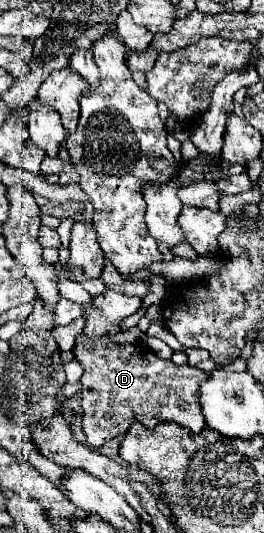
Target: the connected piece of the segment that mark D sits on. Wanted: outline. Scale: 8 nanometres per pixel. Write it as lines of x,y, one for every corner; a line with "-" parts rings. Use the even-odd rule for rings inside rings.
81,332
75,338
73,356
83,366
81,406
85,412
83,432
89,446
99,448
111,438
123,438
135,422
149,430
161,420
177,422
195,434
205,428
199,408
199,386
207,380
207,372
189,364
177,366
171,360
163,360
143,342
119,344
107,334
91,338

